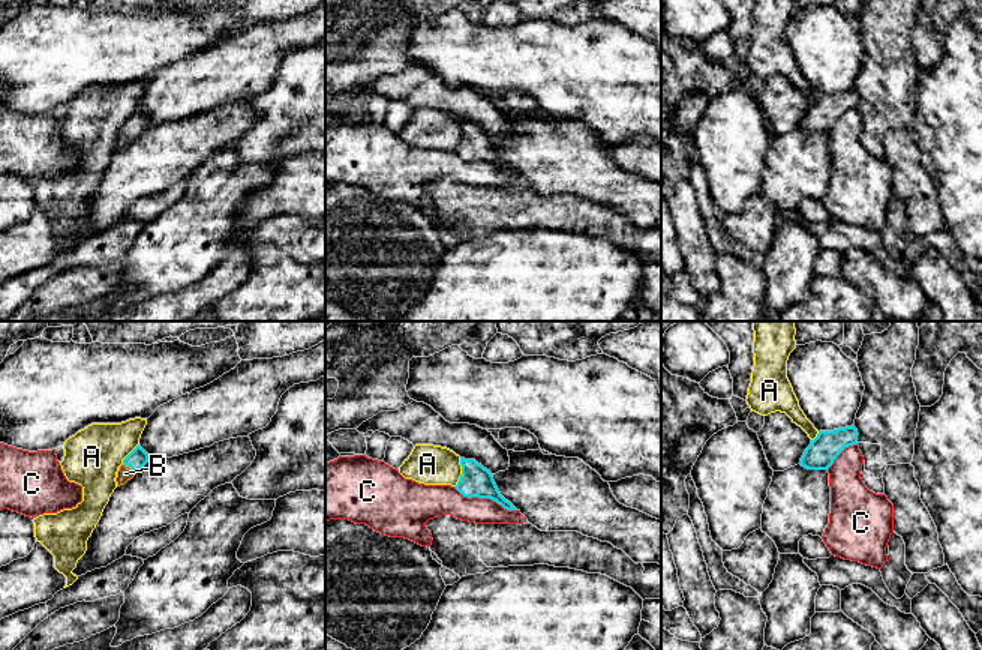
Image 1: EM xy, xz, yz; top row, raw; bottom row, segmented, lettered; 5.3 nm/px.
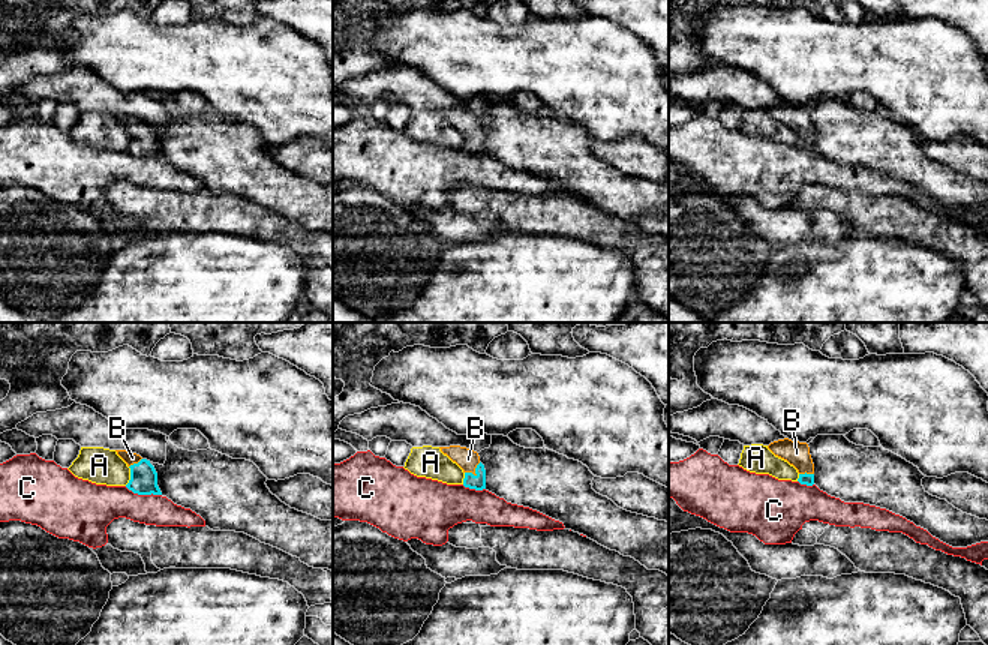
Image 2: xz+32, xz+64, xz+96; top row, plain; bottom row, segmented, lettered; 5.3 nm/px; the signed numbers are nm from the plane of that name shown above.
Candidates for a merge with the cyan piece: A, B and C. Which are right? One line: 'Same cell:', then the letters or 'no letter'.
Same cell: B

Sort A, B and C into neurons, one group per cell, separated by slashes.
A / B / C

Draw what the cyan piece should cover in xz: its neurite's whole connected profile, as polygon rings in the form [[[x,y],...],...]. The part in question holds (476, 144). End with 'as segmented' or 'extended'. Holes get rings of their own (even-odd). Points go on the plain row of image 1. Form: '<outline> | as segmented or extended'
[[[460,122],[462,140],[454,150],[463,161],[490,162],[507,174],[517,174],[508,164],[505,164],[492,137],[478,128],[475,123]]] | as segmented

